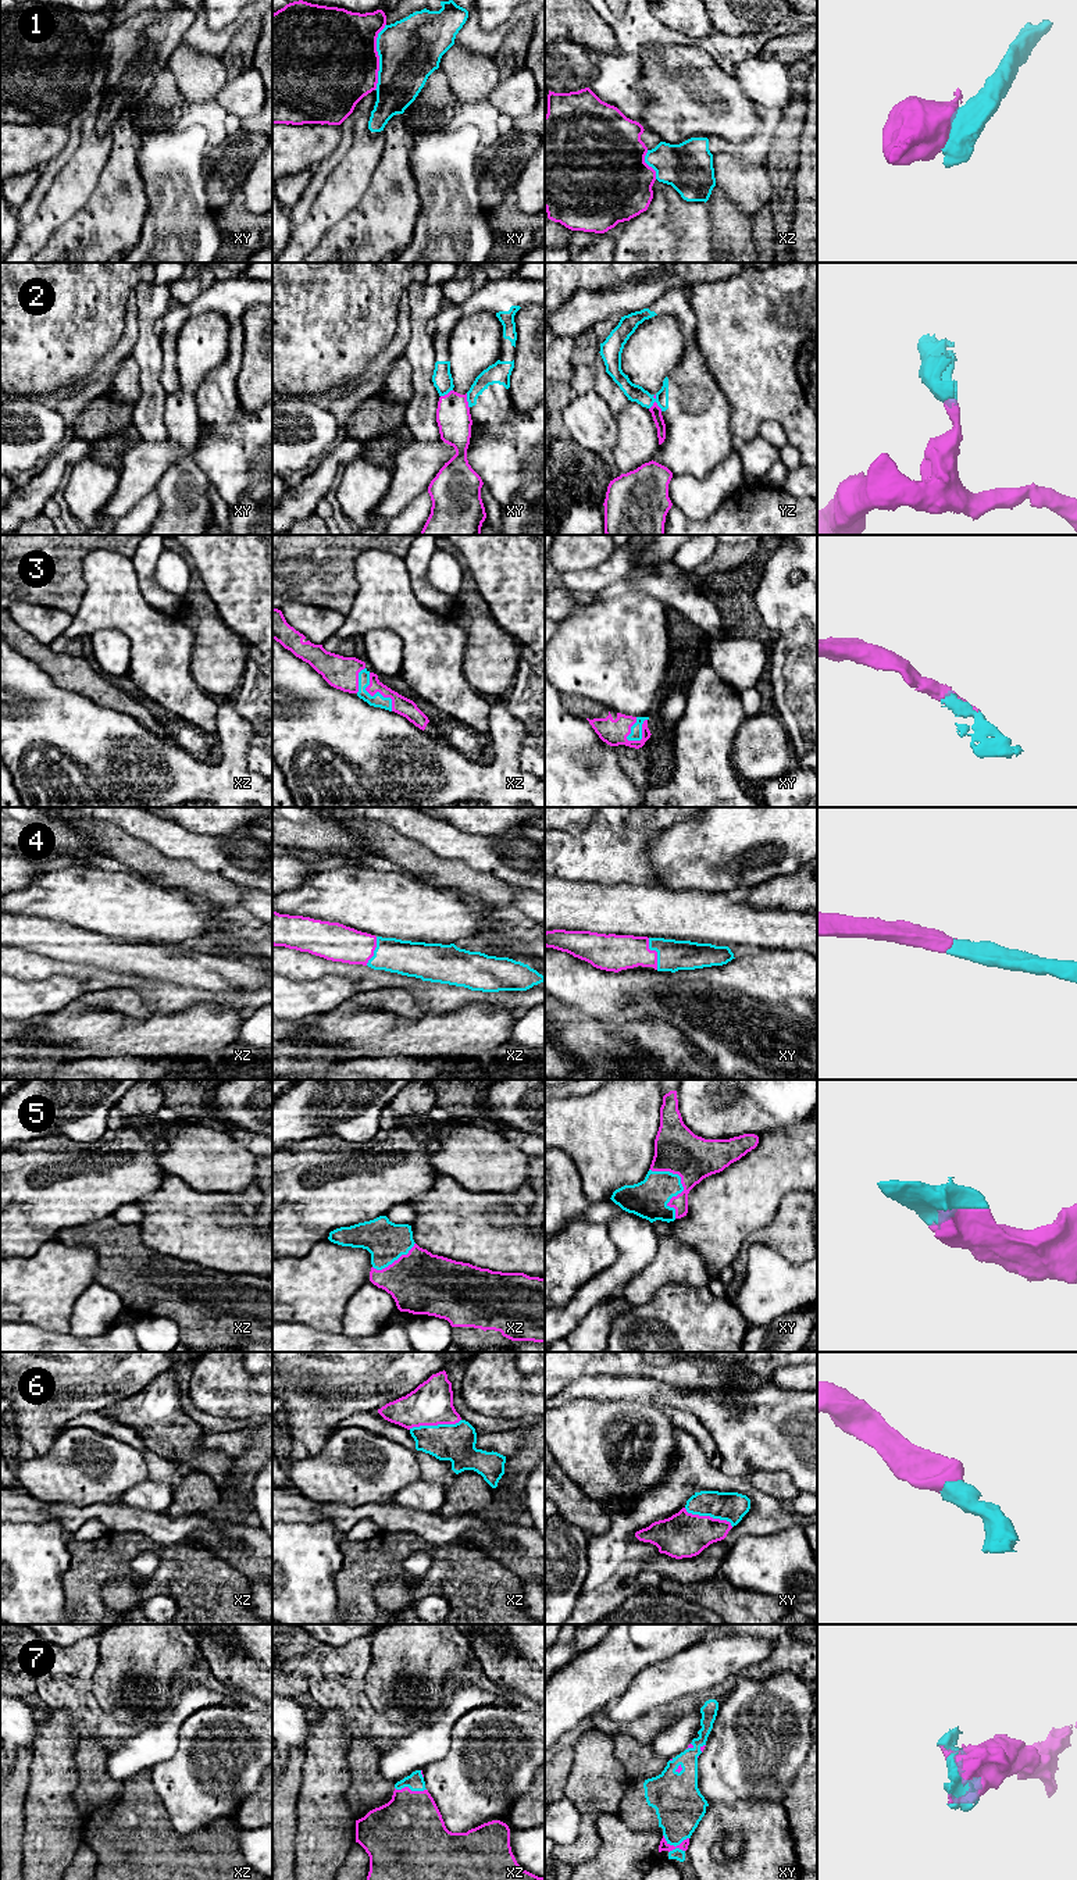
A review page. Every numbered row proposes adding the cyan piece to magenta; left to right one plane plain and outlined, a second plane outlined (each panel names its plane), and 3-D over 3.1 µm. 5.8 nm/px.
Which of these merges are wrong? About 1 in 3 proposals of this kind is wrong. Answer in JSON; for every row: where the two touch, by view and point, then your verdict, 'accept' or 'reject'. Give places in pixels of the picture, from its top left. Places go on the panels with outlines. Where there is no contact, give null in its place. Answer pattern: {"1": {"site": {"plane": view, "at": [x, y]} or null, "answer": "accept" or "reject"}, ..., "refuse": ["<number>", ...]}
{"1": {"site": {"plane": "xy", "at": [378, 57]}, "answer": "reject"}, "2": {"site": {"plane": "yz", "at": [656, 403]}, "answer": "reject"}, "3": {"site": {"plane": "xy", "at": [642, 735]}, "answer": "accept"}, "4": {"site": {"plane": "xy", "at": [656, 952]}, "answer": "accept"}, "5": {"site": {"plane": "xy", "at": [681, 1183]}, "answer": "accept"}, "6": {"site": {"plane": "xz", "at": [434, 1424]}, "answer": "accept"}, "7": {"site": {"plane": "xy", "at": [673, 1845]}, "answer": "accept"}, "refuse": ["1", "2"]}

